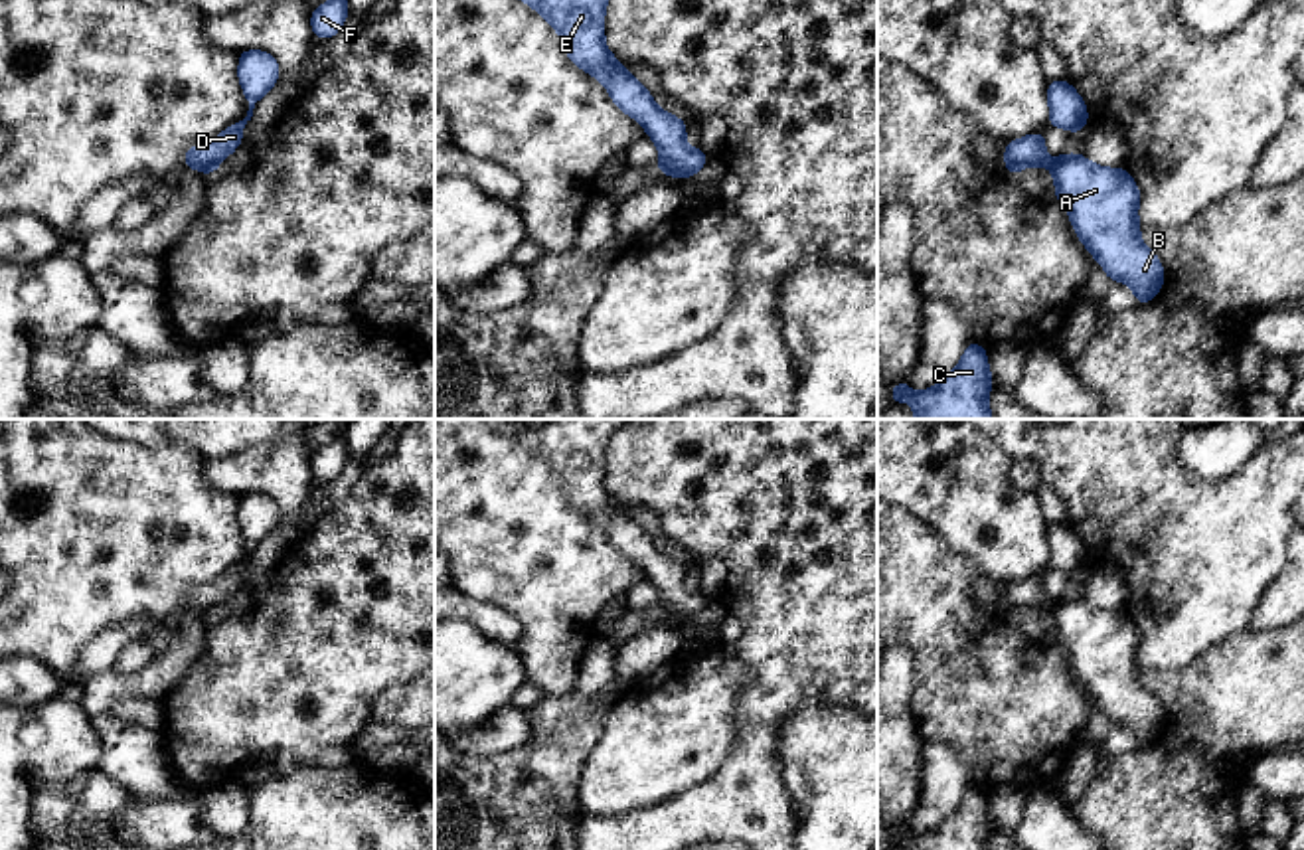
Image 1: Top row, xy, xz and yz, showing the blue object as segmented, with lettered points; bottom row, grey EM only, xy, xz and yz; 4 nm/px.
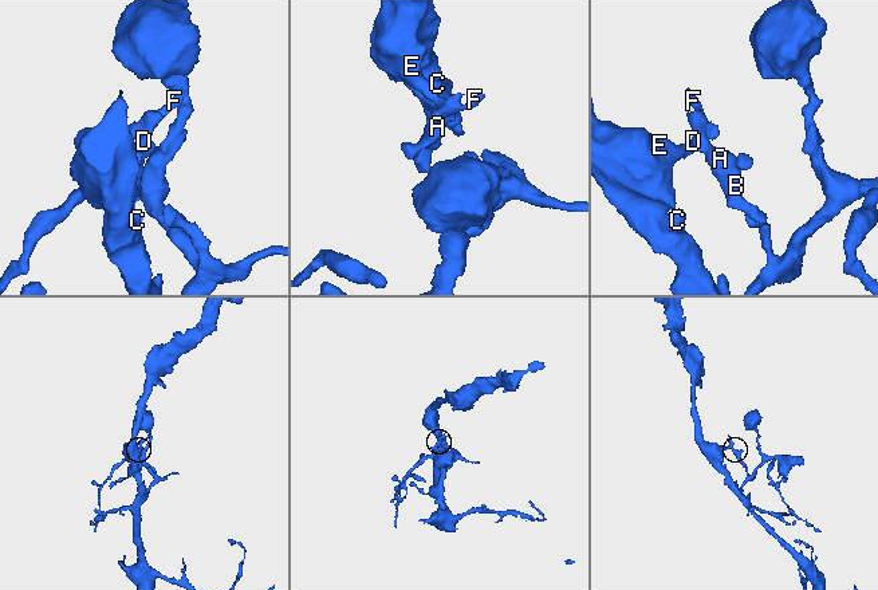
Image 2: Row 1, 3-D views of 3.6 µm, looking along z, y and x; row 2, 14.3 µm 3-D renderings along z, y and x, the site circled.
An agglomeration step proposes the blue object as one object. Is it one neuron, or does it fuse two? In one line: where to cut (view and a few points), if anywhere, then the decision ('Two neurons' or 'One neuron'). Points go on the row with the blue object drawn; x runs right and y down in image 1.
No split. One neuron

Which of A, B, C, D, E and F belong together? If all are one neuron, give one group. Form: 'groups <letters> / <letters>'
groups A B C D E F

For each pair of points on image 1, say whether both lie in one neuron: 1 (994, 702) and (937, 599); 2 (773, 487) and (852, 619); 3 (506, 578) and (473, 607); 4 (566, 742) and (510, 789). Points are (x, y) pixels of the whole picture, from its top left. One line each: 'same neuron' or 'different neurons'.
1: same neuron
2: same neuron
3: different neurons
4: same neuron

